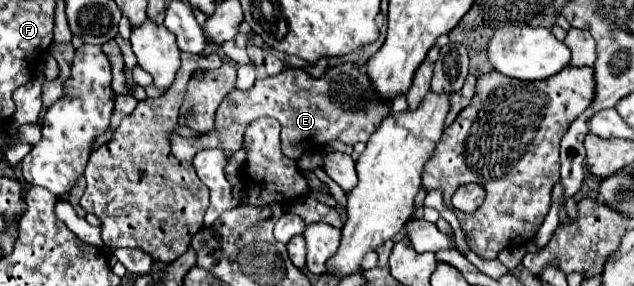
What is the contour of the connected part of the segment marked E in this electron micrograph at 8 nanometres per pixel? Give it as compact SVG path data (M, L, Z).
M342 64L336 68L326 70L326 74L320 80L310 78L302 68L288 68L276 76L266 76L256 80L256 84L242 92L232 90L226 100L220 104L216 118L214 118L214 130L204 132L196 138L182 138L176 132L170 136L172 154L180 160L192 160L196 152L204 148L220 148L220 150L240 150L242 148L242 136L244 128L262 116L272 116L282 126L282 148L286 150L286 156L292 160L298 160L306 150L322 148L326 142L340 140L348 146L354 146L356 142L366 142L374 128L390 114L390 104L378 100L374 94L374 88L362 68L356 68L352 64Z

